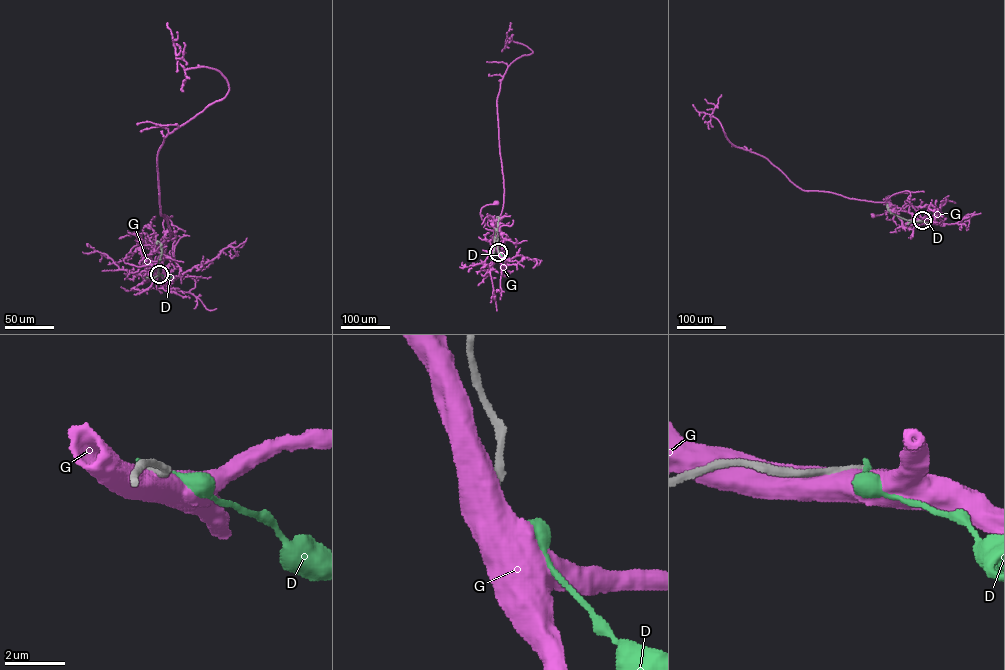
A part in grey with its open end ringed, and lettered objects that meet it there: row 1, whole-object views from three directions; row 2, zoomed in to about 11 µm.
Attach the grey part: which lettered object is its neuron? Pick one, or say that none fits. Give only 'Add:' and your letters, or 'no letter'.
Add: no letter

